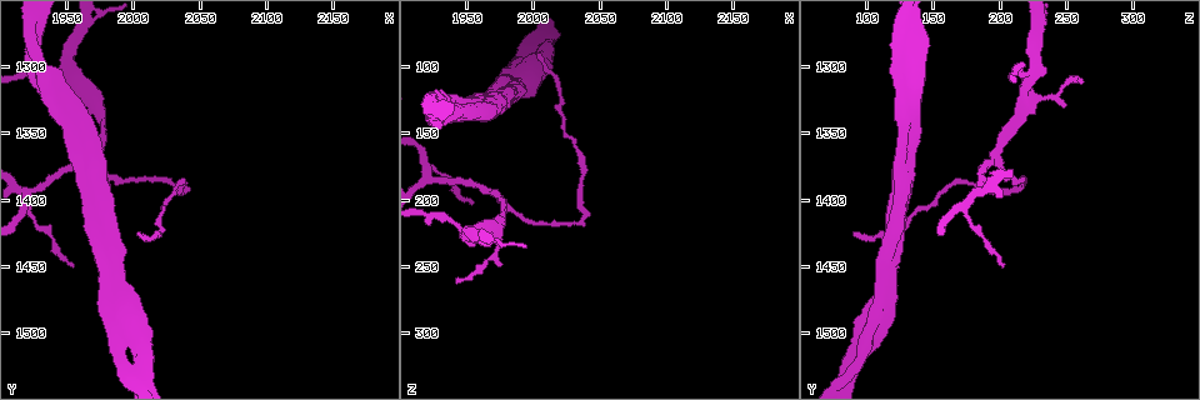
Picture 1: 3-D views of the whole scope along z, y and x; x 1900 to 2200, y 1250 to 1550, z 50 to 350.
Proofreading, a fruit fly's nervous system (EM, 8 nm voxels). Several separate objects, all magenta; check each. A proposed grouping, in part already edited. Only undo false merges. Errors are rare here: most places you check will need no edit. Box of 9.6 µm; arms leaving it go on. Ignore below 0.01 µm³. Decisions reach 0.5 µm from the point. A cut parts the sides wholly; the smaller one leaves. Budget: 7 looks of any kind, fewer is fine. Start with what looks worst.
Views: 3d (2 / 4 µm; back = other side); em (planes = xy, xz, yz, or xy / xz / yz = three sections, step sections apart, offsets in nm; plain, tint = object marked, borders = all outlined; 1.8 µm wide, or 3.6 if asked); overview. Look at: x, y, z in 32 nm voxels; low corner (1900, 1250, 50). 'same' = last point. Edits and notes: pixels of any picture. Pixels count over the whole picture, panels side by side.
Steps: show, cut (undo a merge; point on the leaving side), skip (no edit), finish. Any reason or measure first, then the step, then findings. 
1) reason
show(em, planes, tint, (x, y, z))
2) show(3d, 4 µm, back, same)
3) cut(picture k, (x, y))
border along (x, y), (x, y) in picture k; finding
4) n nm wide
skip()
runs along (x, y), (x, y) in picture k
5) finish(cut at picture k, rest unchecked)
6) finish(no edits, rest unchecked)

sudden change in width
show(3d, 4 µm, back, (1996, 1500, 100))

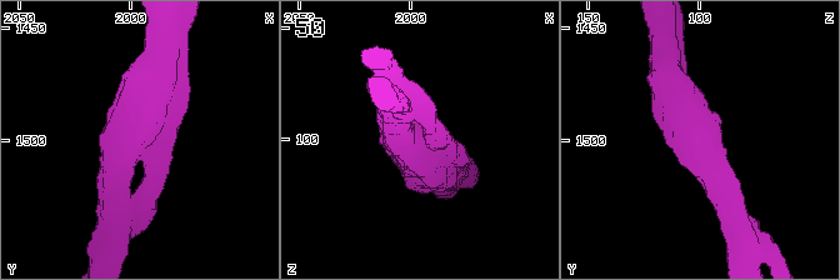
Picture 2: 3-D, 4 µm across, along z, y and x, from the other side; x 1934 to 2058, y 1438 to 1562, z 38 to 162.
show(em, planes, borders, (1996, 1499, 102))

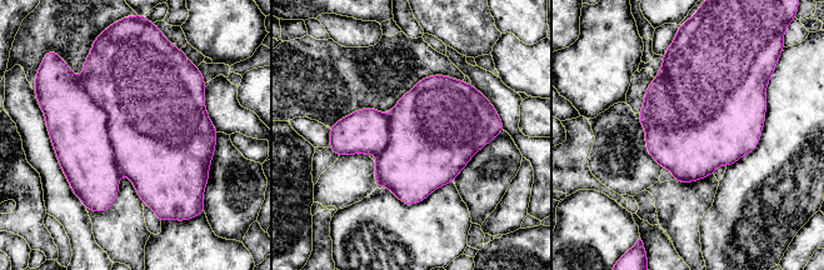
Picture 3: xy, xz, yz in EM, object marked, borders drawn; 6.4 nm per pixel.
3 arms
skip()
continuous, no second neuron

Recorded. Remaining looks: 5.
two arms at a narrow angle
show(em, yz, step 16, tint, (1932, 1312, 134))

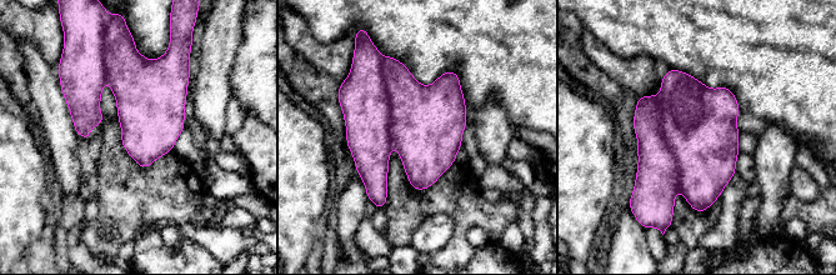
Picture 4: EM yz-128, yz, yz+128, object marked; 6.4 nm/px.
skip()
one neuron here

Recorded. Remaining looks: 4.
branch point
show(em, yz, step 4, tint, (1974, 1362, 202))

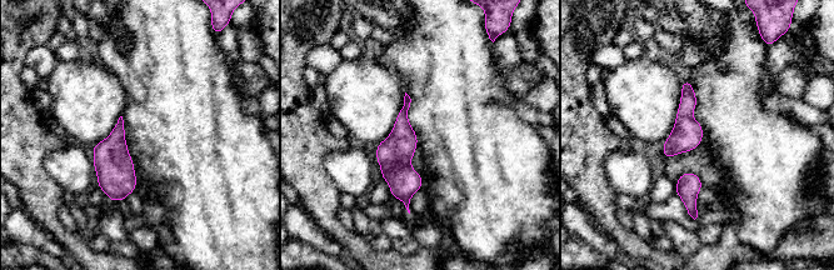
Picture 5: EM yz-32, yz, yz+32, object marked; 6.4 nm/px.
skip()
runs along (406, 99), (401, 118), (406, 200) in picture 5; all the same neuron

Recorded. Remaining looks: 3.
finish(no edits, rest unchecked)

